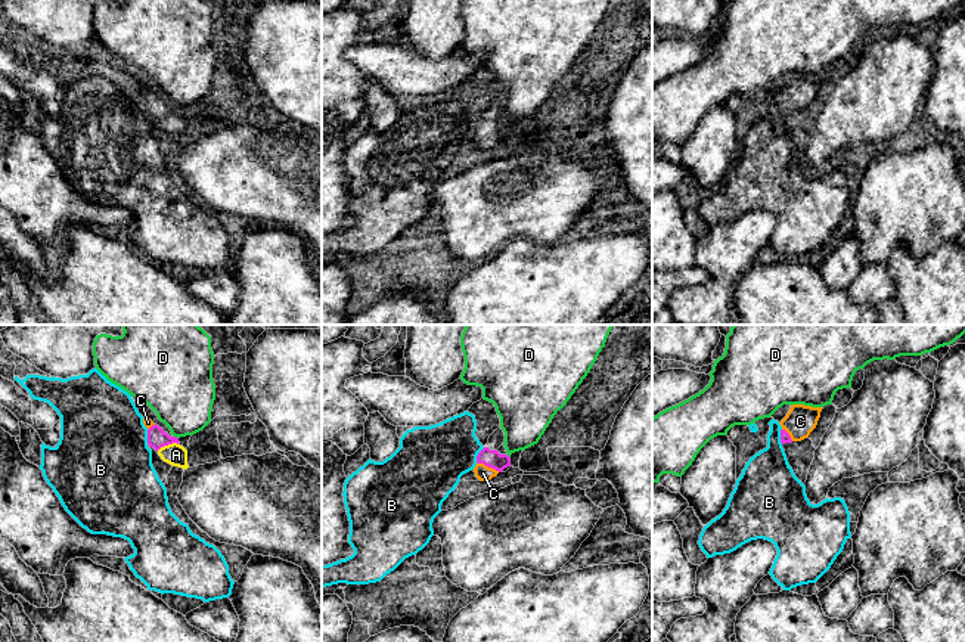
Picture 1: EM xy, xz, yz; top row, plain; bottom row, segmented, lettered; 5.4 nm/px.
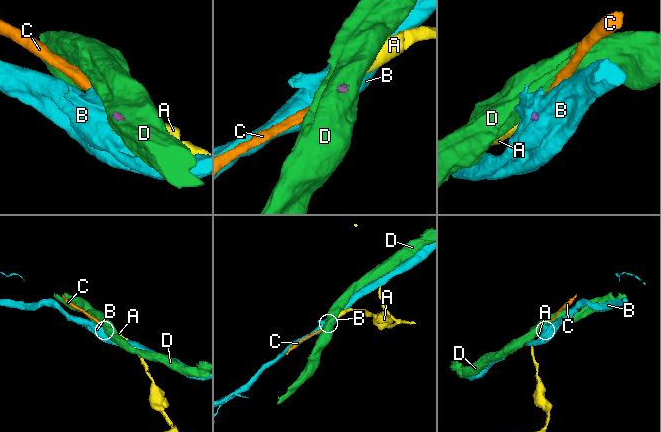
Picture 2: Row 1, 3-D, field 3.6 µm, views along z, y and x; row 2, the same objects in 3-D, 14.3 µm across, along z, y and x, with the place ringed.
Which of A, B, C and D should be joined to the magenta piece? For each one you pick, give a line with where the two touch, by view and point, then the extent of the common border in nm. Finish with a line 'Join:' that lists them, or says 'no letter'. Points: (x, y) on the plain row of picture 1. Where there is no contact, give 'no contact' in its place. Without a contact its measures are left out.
A: meets magenta in xy at (167, 114); contact 130 nm long
C: meets magenta in xz at (489, 136); contact 140 nm long
Join: A, C

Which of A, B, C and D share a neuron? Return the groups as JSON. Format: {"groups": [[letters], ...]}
{"groups": [["A", "C"], ["B"], ["D"]]}

